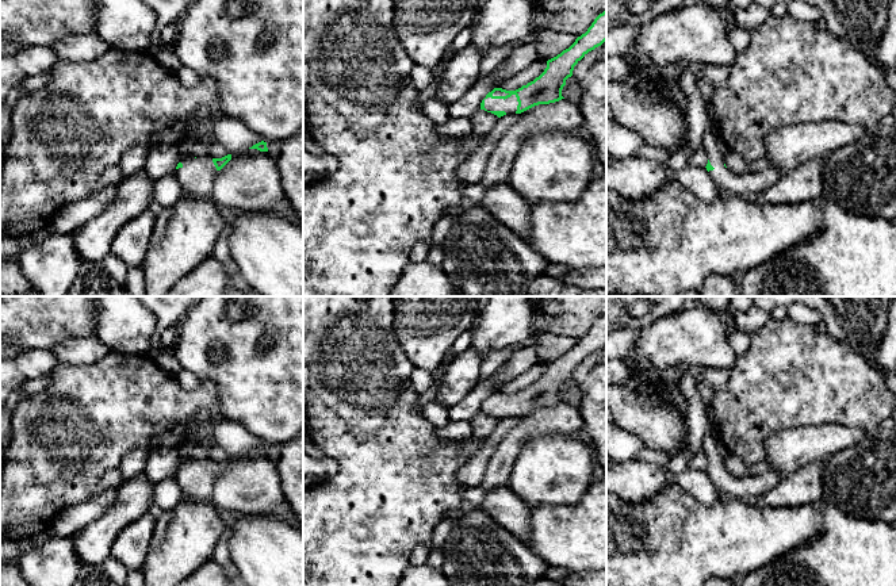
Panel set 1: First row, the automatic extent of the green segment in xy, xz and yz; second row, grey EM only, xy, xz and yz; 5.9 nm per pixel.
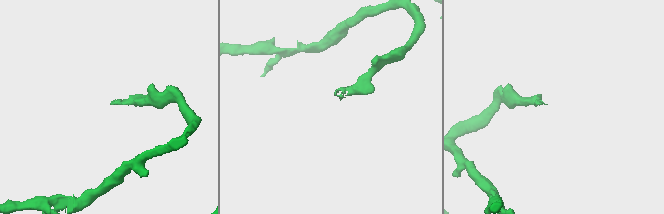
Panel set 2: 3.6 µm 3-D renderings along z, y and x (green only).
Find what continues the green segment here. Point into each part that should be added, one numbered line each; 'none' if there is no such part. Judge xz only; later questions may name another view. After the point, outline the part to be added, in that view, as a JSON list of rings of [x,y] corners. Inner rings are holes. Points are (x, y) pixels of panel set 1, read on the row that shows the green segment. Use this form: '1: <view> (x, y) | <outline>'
1: xz (509, 106) | [[[512,95],[505,100],[491,99],[491,97],[485,99],[485,108],[487,111],[505,111],[506,114],[516,114],[517,106],[518,106],[518,102],[516,95]]]

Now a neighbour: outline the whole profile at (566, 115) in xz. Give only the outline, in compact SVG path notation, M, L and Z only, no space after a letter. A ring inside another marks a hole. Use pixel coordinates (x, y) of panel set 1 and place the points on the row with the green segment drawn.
M562 99L550 104L535 106L521 114L509 130L497 142L487 158L483 177L474 184L463 184L464 196L480 206L486 189L506 183L513 161L531 133L566 130L583 130L583 115L578 104Z

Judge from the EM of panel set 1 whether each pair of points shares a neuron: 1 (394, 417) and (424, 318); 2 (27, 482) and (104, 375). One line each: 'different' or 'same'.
1: different
2: same

